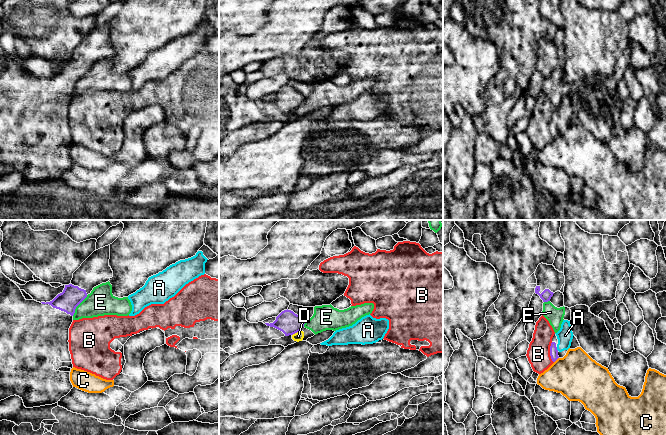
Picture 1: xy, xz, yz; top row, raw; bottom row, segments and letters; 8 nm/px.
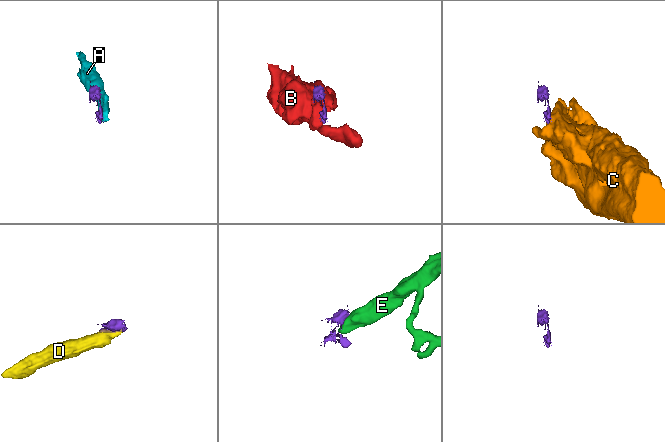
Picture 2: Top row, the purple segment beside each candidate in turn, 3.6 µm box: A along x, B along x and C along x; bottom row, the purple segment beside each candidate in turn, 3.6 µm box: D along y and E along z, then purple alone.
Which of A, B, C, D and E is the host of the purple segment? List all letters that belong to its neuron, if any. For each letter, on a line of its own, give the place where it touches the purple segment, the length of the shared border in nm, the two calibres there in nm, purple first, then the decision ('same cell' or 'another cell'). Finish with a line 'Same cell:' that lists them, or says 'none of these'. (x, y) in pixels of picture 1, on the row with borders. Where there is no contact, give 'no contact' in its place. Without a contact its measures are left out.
A: yz (556, 349) | 40 nm | 60/130 nm | another cell
B: yz (550, 352) | 170 nm | 60/190 nm | another cell
C: yz (556, 359) | 60 nm | 60/380 nm | another cell
D: xz (295, 332) | 80 nm | 180/70 nm | another cell
E: xy (78, 304) | 200 nm | 170/220 nm | another cell
Same cell: none of these

